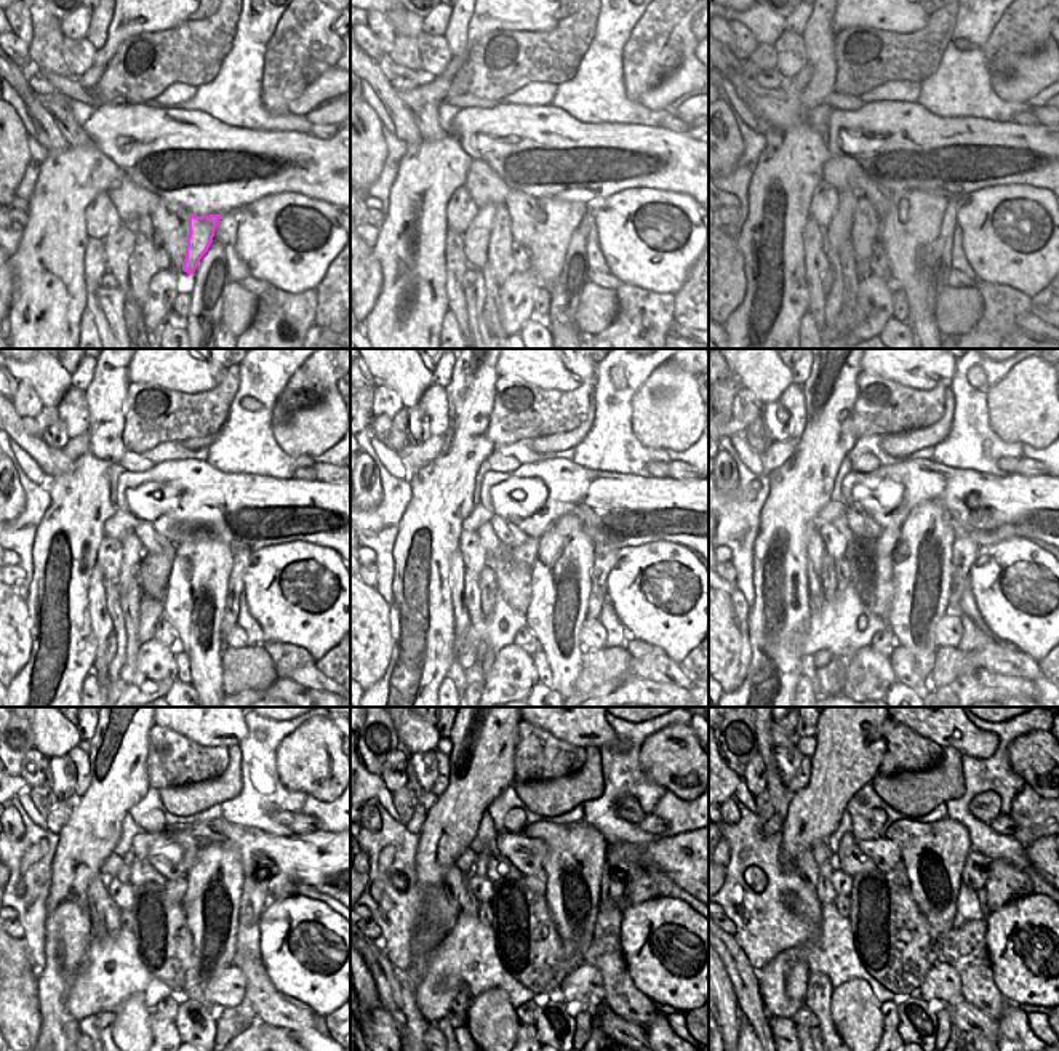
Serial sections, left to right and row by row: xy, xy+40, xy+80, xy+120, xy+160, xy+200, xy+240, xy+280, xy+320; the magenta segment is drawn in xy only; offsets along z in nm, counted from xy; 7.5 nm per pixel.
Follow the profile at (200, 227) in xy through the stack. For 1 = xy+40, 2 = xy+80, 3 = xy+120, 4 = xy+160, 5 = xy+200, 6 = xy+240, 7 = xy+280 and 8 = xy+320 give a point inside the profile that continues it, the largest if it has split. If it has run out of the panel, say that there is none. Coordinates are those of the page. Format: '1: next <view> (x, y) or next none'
1: next xy+40 (547, 243)
2: next xy+80 (911, 245)
3: next xy+120 (195, 607)
4: next xy+160 (560, 600)
5: next xy+200 (923, 591)
6: next xy+240 (215, 883)
7: next xy+280 (575, 858)
8: next xy+320 (933, 855)

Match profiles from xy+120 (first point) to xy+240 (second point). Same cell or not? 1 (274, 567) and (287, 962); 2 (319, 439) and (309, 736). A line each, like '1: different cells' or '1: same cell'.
1: same cell
2: same cell

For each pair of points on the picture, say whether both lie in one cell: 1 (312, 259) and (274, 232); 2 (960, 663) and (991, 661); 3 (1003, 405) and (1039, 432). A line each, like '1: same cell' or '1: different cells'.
1: same cell
2: different cells
3: same cell

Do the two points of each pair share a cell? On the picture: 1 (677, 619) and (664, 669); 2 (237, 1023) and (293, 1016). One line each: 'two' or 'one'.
1: two
2: two

